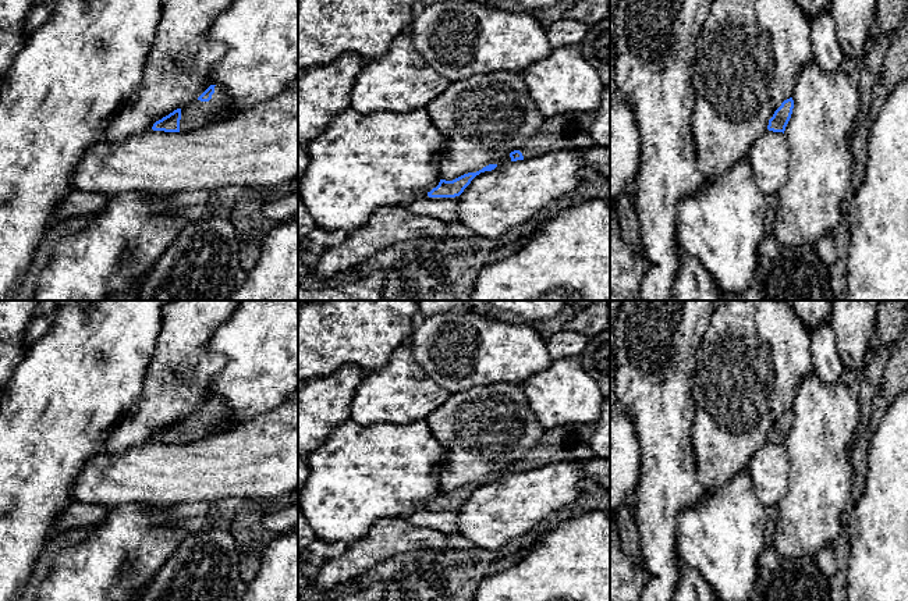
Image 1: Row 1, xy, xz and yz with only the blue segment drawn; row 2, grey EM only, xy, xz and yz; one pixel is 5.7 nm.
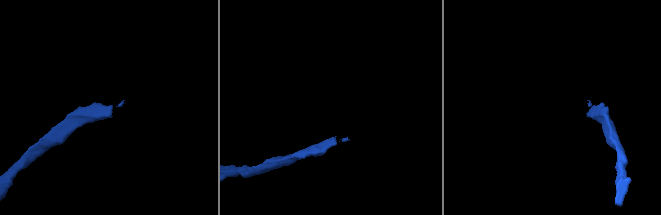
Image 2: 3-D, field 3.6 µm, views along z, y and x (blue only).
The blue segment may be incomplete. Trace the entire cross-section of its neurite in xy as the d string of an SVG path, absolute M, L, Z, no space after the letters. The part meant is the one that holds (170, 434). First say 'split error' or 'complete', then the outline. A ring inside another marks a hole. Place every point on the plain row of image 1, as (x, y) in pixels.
split error | M210 396L196 412L177 420L152 438L153 442L187 444L216 434L228 419L223 399Z

